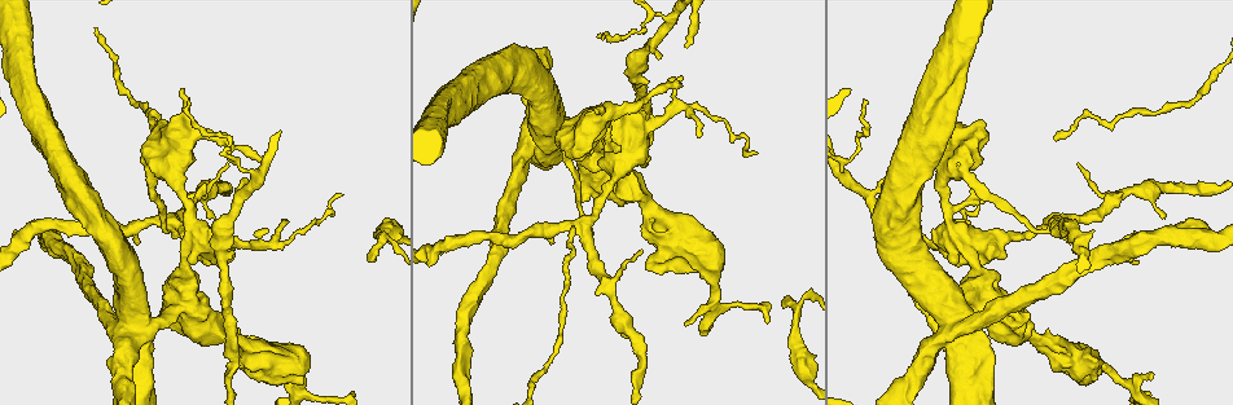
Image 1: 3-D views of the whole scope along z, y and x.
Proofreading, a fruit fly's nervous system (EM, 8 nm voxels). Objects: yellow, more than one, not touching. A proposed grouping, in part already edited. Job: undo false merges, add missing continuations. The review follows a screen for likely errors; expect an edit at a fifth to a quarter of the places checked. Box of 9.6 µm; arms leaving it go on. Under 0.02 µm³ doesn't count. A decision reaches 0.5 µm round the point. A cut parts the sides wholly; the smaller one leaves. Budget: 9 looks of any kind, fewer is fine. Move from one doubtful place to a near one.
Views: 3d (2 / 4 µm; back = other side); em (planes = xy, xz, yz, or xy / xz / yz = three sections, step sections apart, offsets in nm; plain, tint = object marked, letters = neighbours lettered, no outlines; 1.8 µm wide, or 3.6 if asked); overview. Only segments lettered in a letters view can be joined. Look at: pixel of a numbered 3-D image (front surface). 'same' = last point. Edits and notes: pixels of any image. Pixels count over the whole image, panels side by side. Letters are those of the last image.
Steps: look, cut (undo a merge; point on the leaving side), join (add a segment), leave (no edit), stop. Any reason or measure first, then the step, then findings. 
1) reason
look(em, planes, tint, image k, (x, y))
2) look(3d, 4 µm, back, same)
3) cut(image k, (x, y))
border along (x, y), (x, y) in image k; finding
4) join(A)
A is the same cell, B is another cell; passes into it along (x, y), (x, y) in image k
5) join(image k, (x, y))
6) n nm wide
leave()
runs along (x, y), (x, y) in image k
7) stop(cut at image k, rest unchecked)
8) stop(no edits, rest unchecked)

free end
look(3d, 2 µm, back, image 1, (373, 258))

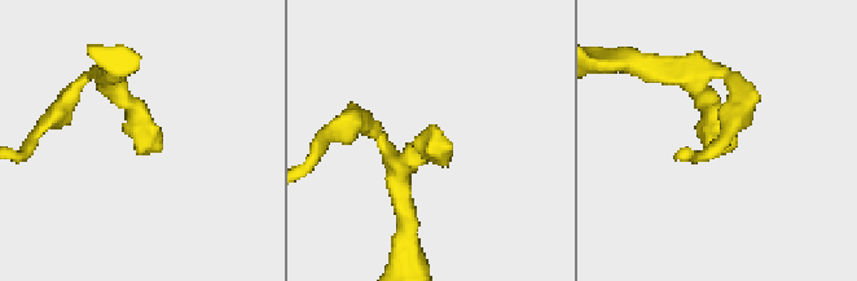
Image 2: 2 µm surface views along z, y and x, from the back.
shape alone is not enough
look(em, xy, step 4, letters, image 2, (429, 127))

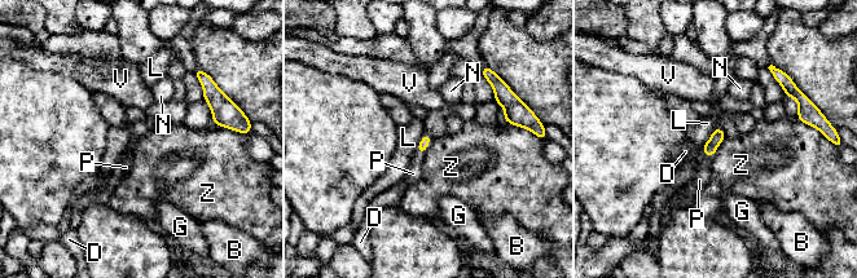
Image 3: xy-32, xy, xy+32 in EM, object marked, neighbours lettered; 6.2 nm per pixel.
another direction
look(em, planes, letters, same)

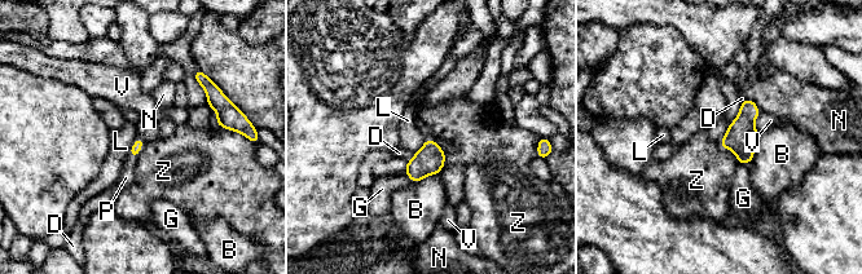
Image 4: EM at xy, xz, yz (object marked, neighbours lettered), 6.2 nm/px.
join(P)
P is the same cell, B, D, G, L, N, V and Z are other cells; passes into it along (135, 150), (132, 155), (126, 177) in image 4; the neuron continues

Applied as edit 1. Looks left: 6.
thick turns thin
look(em, 3.6 µm, xz, step 8, tint, image 1, (590, 185))

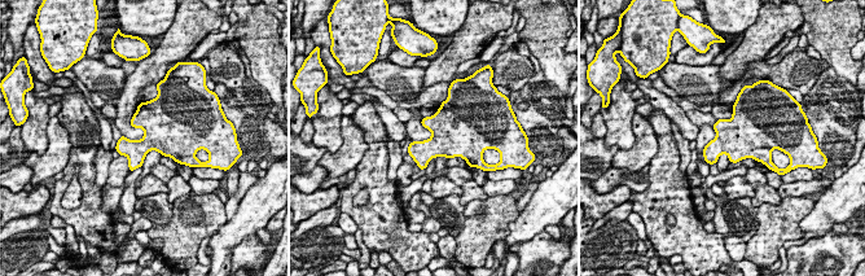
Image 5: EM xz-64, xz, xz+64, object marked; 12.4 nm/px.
another direction
look(em, 3.6 µm, planes, letters, same)

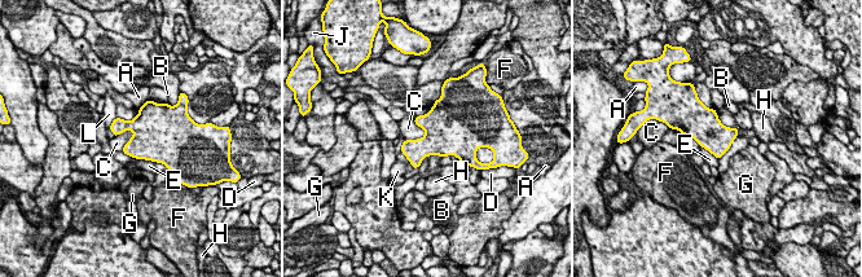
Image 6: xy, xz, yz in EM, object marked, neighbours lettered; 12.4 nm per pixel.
E touches over 500 nm
leave()
A, B, C, D, E, F, G, H, J, K and L are other cells; border along (416, 117), (423, 135), (404, 141) in image 6; continuous, no second neuron

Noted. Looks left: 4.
four or more arms meet
look(em, 3.6 µm, xz, step 4, tint, image 1, (615, 141))

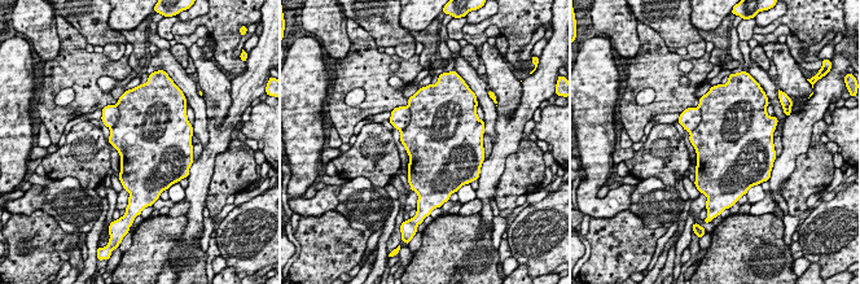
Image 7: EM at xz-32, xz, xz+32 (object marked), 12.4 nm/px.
look(em, 3.6 µm, planes, tint, same)

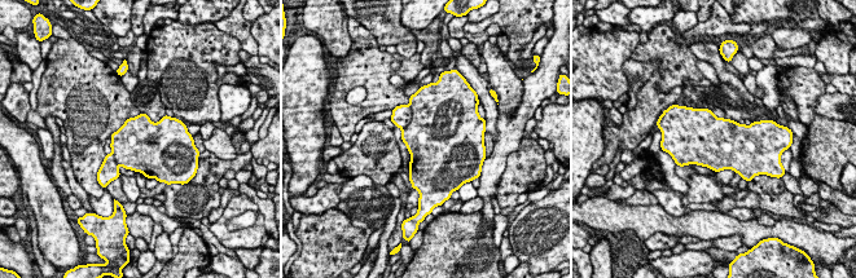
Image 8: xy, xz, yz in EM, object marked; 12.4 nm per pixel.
look(em, 3.6 µm, planes, letters, same)

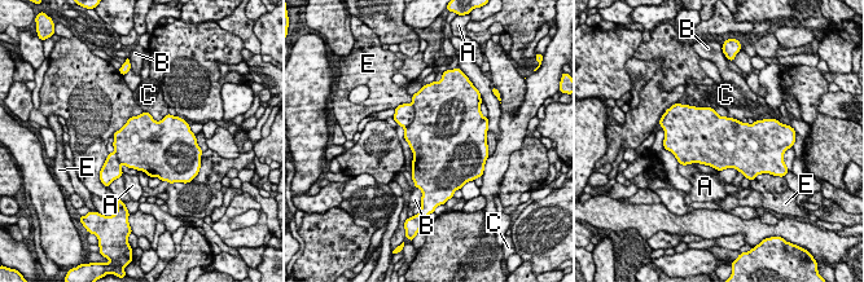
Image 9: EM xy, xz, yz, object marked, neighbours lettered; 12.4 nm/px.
cut(image 9, (433, 122))
A, B, C and E are other cells; border along (412, 104), (413, 119), (404, 128) in image 9; two neurons meet here

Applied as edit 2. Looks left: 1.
stop(join at image 4, cut at image 9, rest unchecked)

